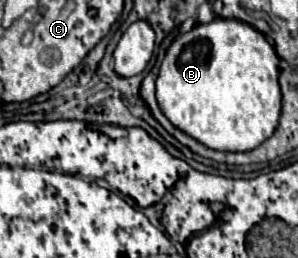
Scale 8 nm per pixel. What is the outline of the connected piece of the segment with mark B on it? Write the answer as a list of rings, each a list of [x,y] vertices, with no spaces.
[[[216,18],[208,24],[196,24],[192,30],[184,32],[182,36],[178,36],[166,50],[166,56],[160,64],[160,72],[156,78],[156,102],[162,110],[162,114],[182,132],[186,132],[188,136],[192,136],[194,140],[202,142],[206,148],[212,150],[222,150],[222,152],[246,152],[246,150],[254,150],[254,146],[260,146],[262,142],[266,142],[266,138],[270,138],[270,134],[274,134],[274,130],[278,128],[278,118],[282,112],[282,92],[280,92],[280,82],[278,82],[278,74],[280,74],[280,58],[274,52],[272,44],[264,38],[262,32],[258,32],[256,28],[252,28],[246,22],[234,20],[234,18]]]

